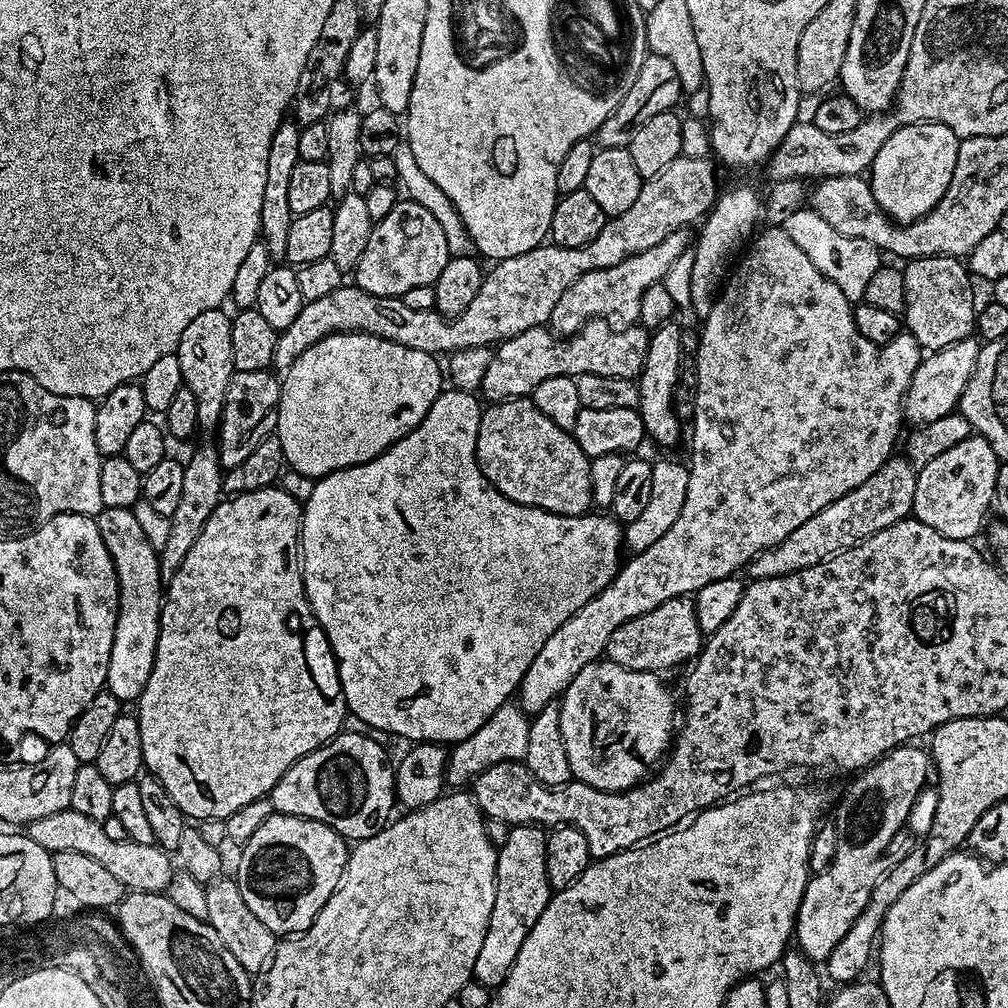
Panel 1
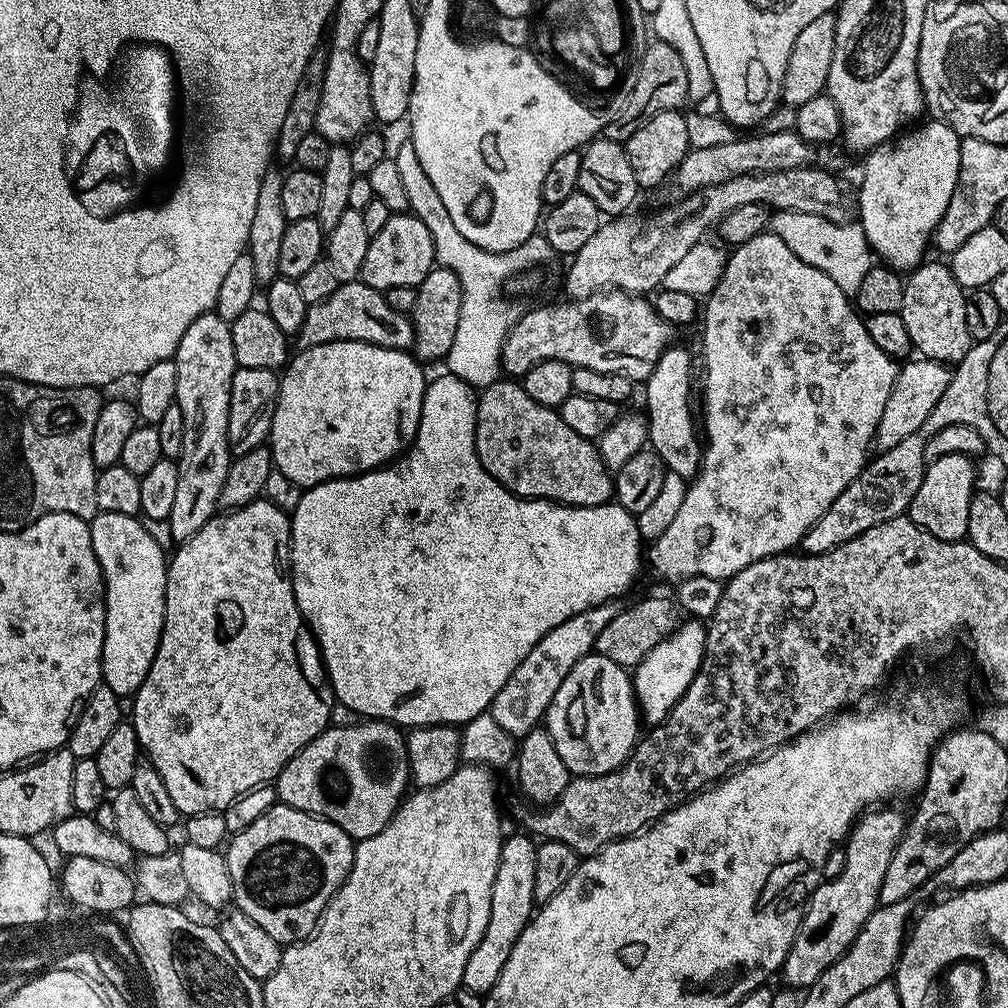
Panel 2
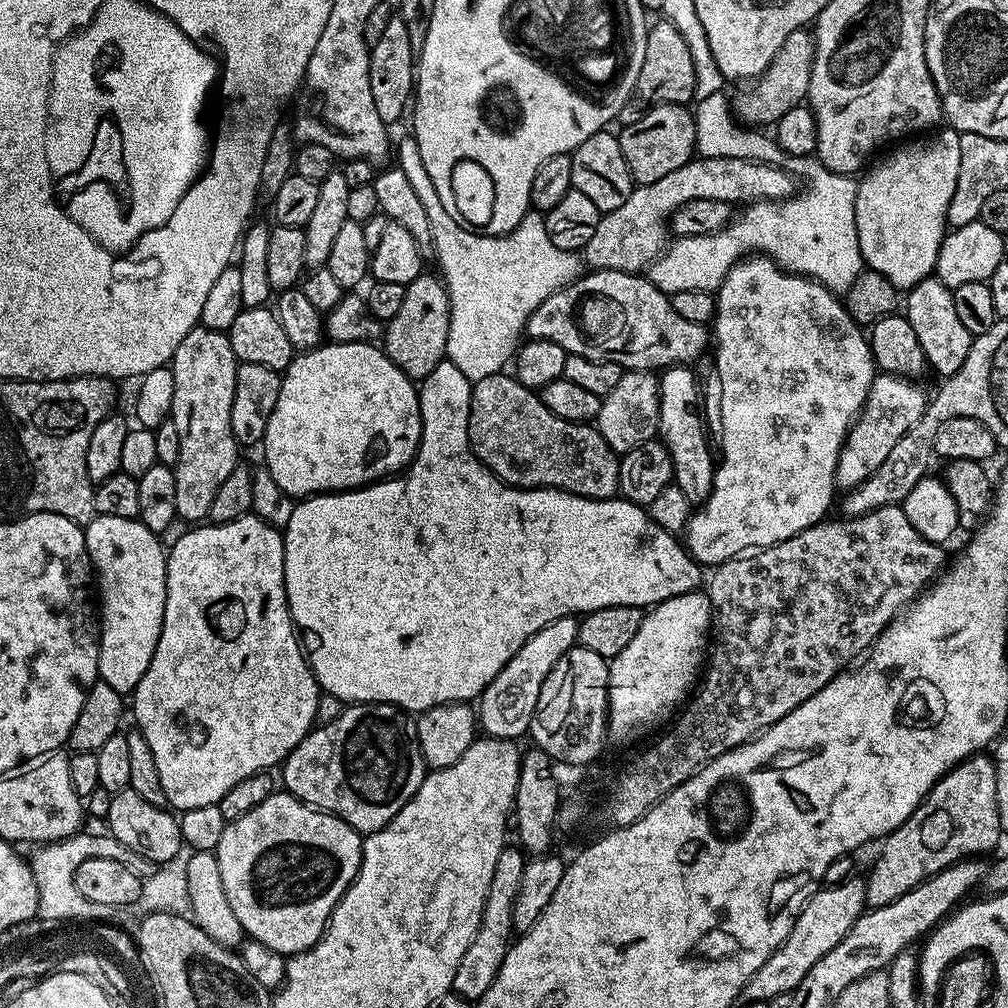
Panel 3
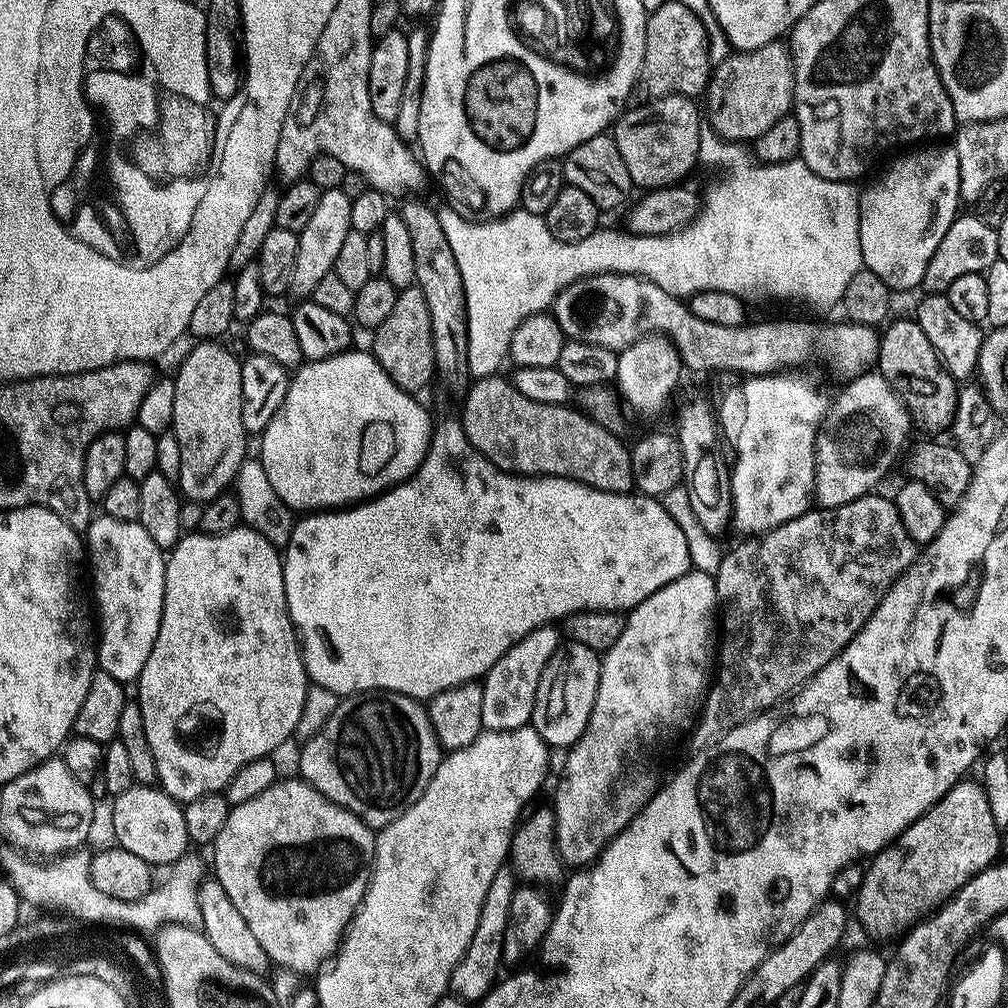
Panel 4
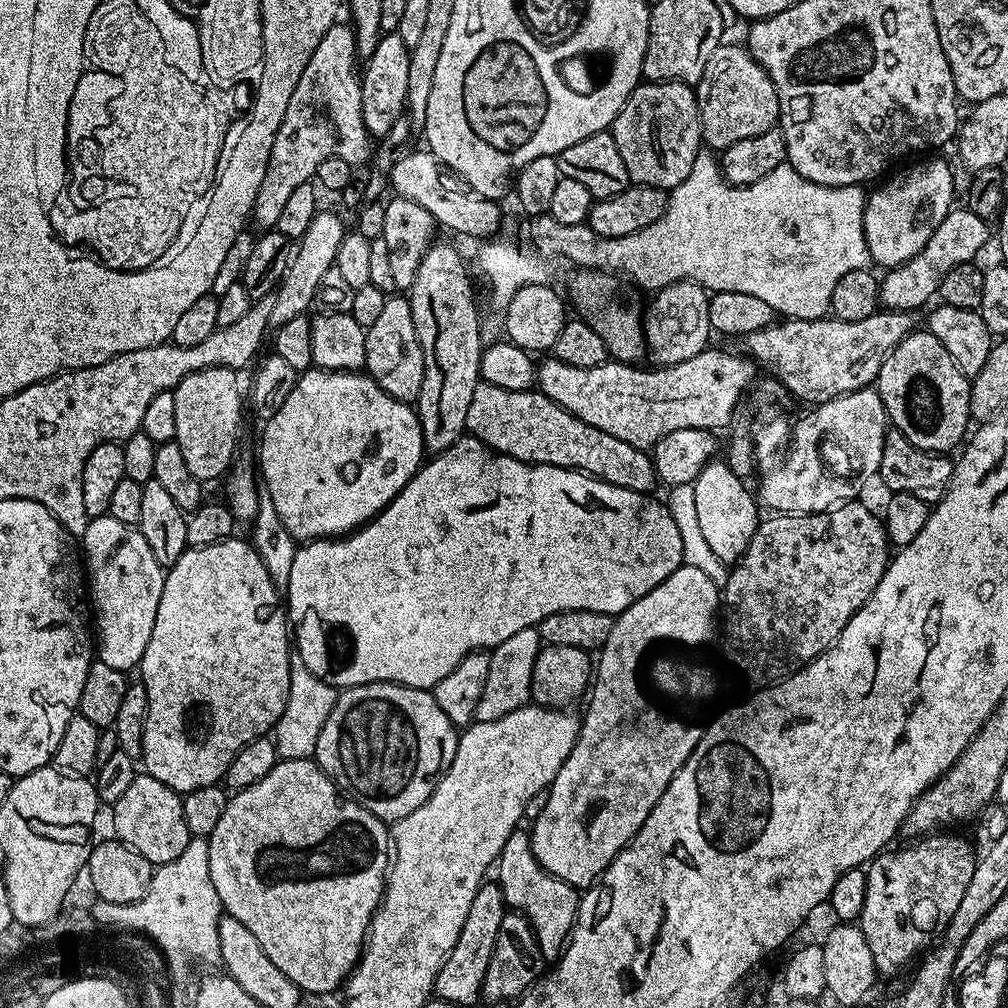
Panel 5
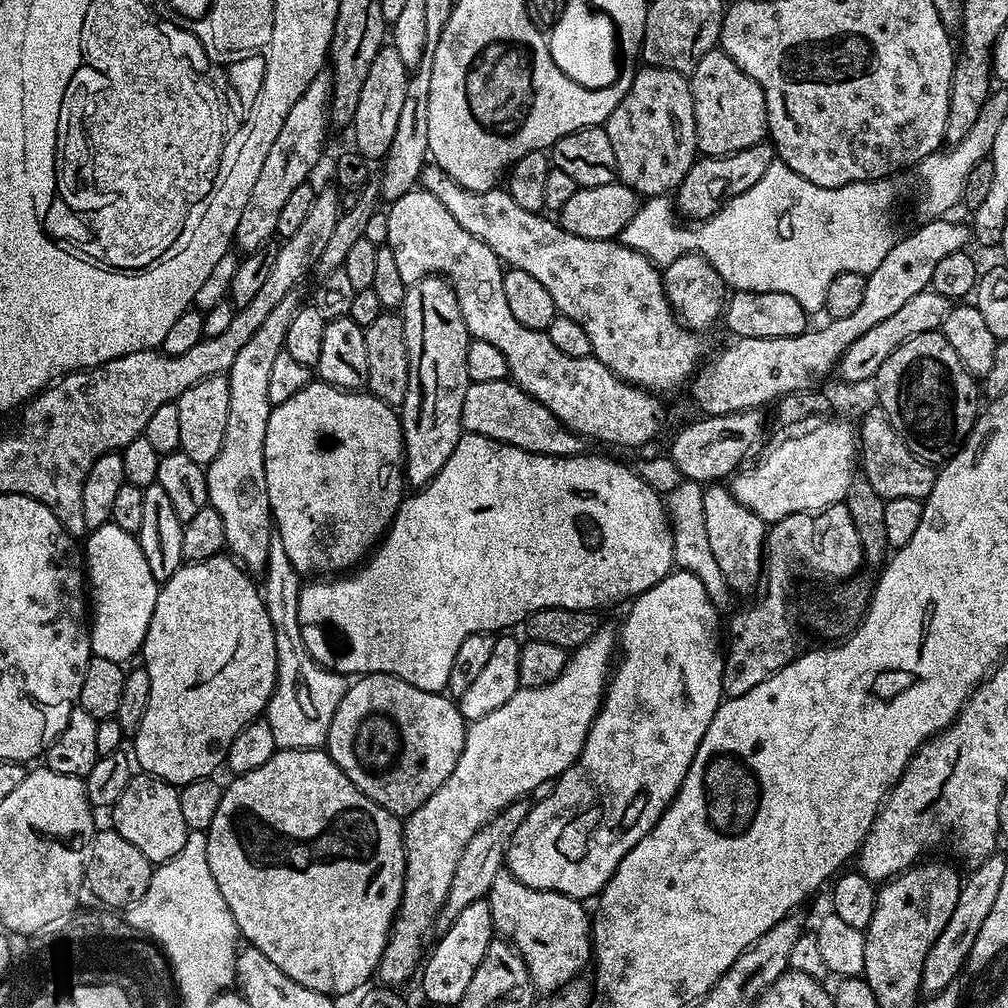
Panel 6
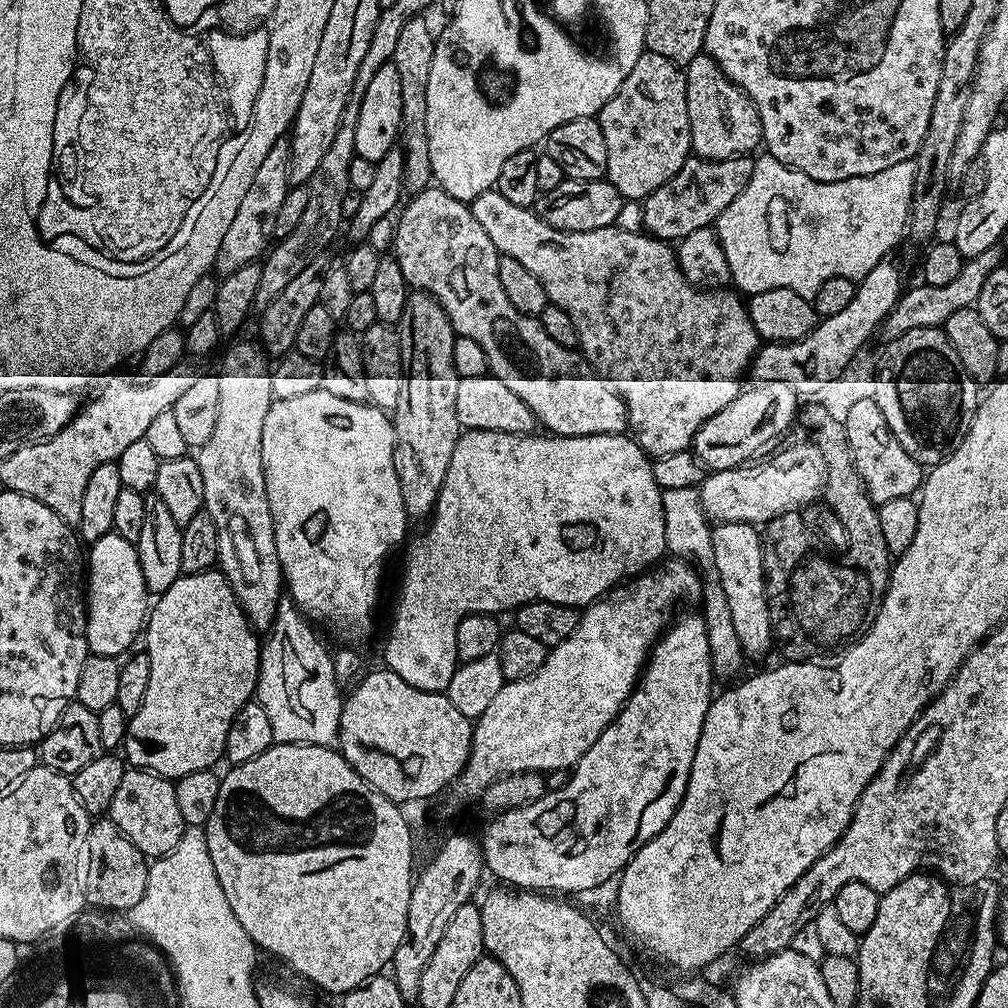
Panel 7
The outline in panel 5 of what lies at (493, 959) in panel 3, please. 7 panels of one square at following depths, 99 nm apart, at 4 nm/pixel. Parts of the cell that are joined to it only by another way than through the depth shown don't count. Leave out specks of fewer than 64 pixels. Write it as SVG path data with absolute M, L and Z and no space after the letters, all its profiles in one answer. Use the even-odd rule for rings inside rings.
M495 882L481 884L478 894L474 894L474 902L470 902L470 911L466 914L466 922L462 922L462 934L458 934L454 950L450 950L438 970L434 992L439 999L454 1002L458 1006L481 999L486 970L490 966L490 954L494 954L494 938L498 938L498 926L502 926L505 911L500 885Z

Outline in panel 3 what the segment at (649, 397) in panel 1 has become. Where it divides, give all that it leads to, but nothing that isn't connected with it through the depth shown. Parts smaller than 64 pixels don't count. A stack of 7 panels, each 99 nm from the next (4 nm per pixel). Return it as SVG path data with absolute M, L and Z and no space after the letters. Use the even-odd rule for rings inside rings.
M669 366L663 369L660 382L659 439L672 459L674 482L684 491L689 505L700 506L712 493L717 461L714 448L708 445L708 432L700 412L700 384L688 366Z

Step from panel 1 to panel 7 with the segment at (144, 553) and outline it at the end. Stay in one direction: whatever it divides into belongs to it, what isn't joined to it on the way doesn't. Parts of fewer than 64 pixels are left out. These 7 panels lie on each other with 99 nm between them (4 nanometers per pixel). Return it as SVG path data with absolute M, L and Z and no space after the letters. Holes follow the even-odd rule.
M113 531L91 541L89 548L92 549L86 552L88 651L93 656L120 658L138 640L150 611L150 593L142 578L138 550L135 544Z

